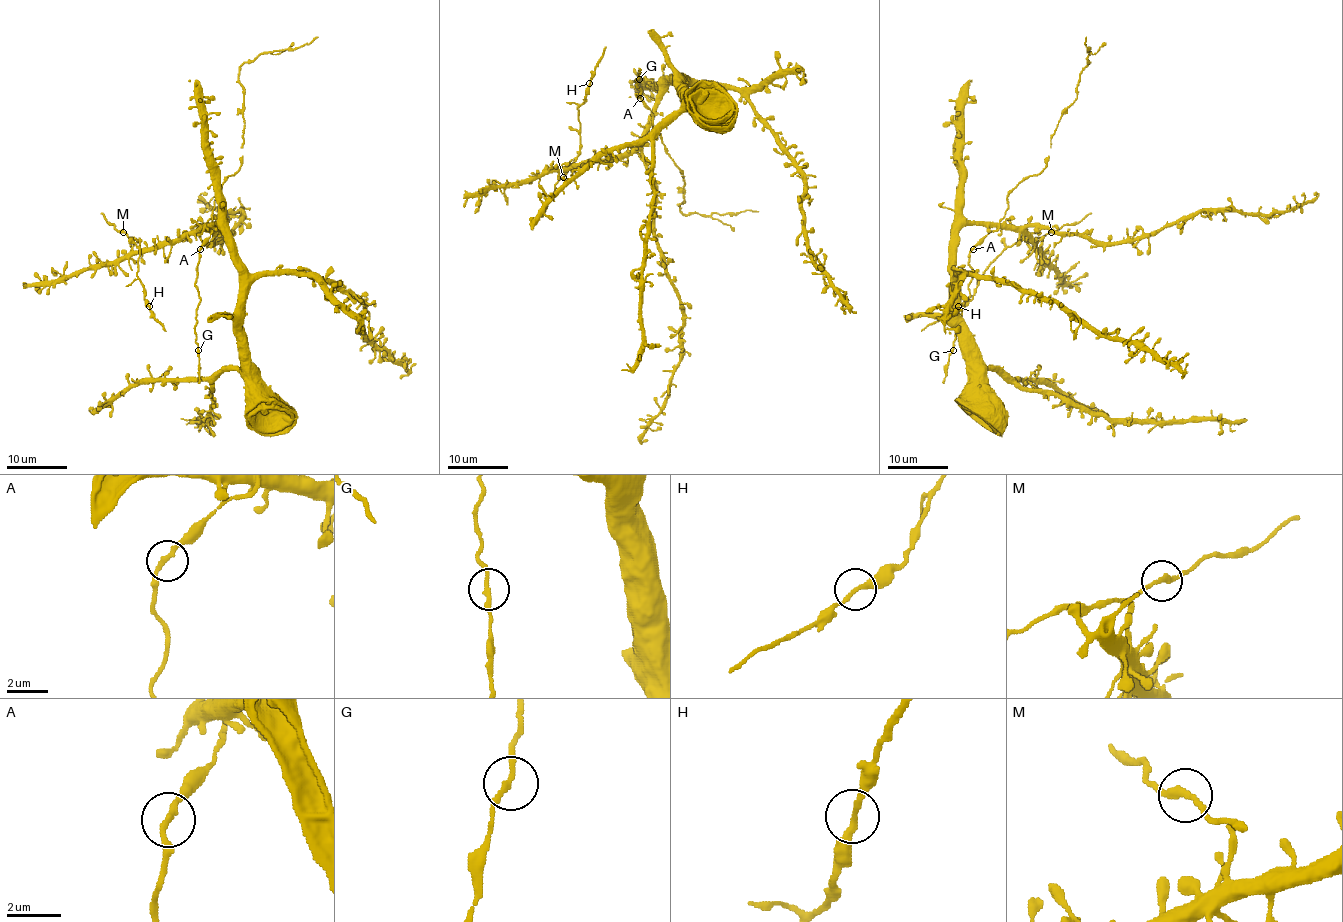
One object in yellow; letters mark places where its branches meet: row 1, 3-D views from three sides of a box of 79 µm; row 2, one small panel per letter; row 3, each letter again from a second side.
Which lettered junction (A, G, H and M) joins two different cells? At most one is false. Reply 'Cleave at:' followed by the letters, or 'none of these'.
Cleave at: none of these

